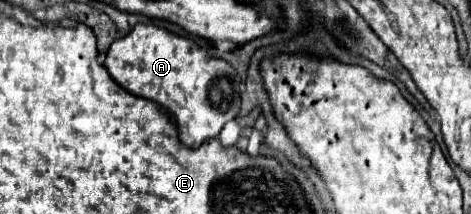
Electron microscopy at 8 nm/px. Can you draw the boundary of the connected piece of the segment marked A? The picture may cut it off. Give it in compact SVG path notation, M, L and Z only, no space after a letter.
M137 23L131 29L131 33L113 41L113 45L107 51L105 67L107 67L109 75L131 95L155 101L155 103L163 105L165 109L173 111L173 115L177 117L177 123L179 123L179 135L191 147L201 145L209 137L217 137L219 131L223 129L223 125L231 119L235 119L239 113L241 97L239 97L239 89L237 89L237 85L239 85L237 79L241 79L241 77L237 75L237 71L227 61L209 57L209 53L205 49L197 47L193 41L173 35L167 29L161 29L153 23Z

